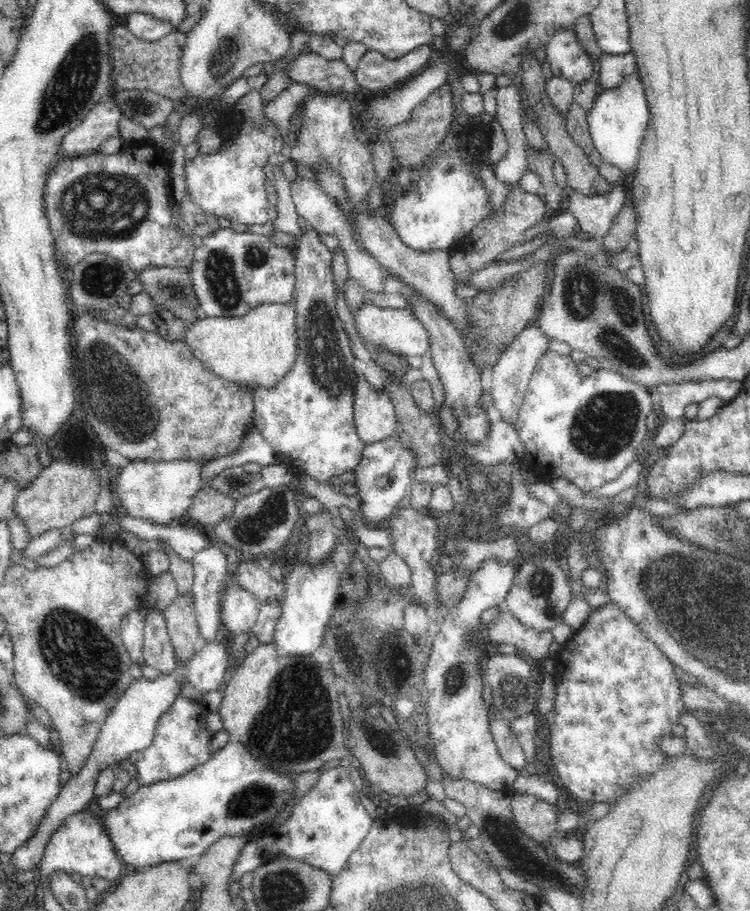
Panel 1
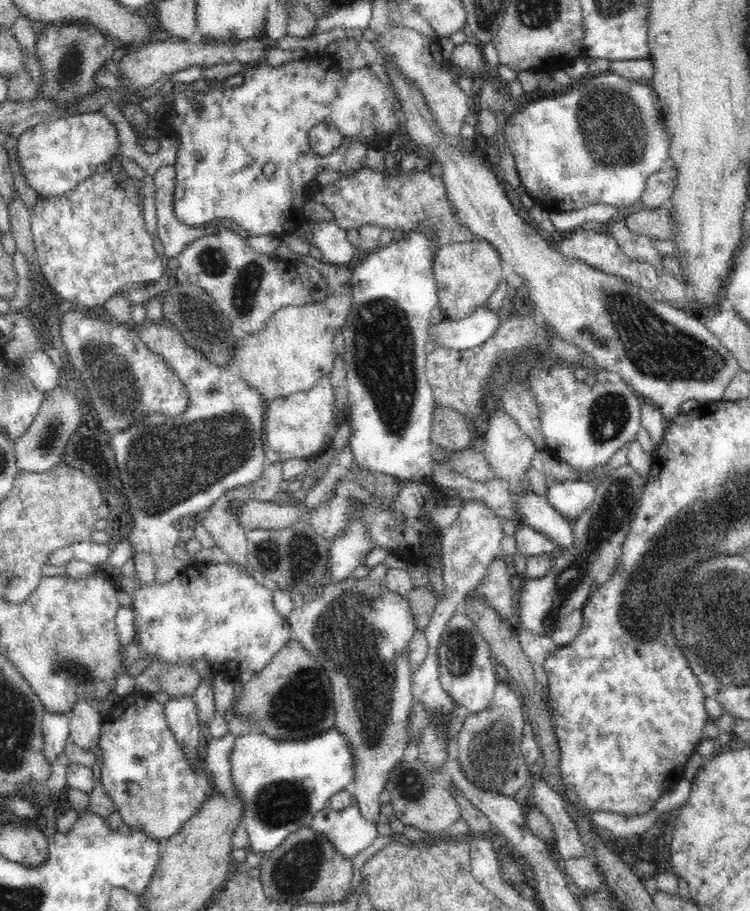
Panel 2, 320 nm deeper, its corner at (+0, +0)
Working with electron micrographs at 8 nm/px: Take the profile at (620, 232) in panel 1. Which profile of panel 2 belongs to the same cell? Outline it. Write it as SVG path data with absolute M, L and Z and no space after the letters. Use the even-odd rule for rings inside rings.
M672 167L652 174L647 180L642 198L638 200L642 203L642 208L655 209L665 206L668 198L672 196L676 180L677 172Z

